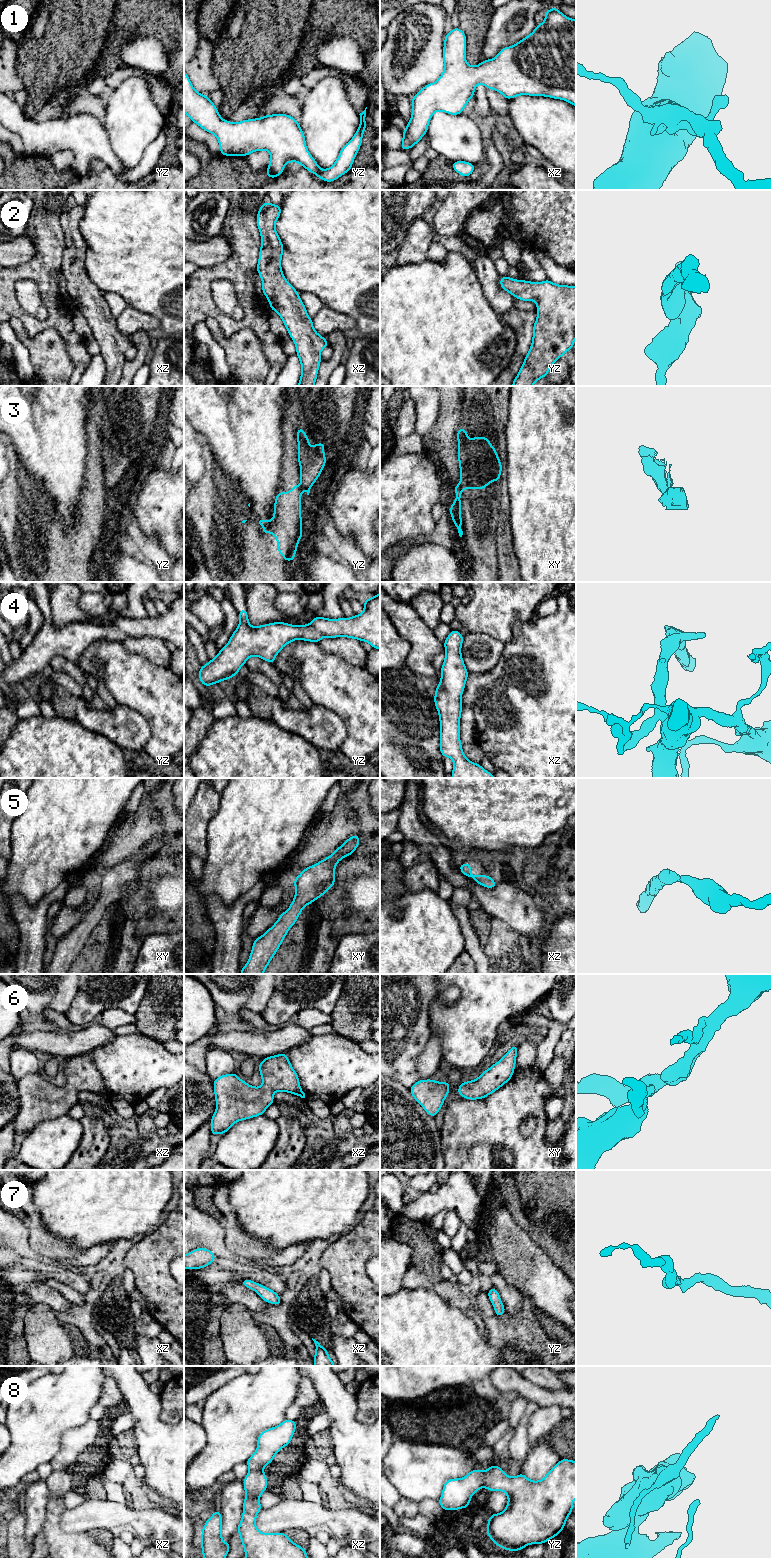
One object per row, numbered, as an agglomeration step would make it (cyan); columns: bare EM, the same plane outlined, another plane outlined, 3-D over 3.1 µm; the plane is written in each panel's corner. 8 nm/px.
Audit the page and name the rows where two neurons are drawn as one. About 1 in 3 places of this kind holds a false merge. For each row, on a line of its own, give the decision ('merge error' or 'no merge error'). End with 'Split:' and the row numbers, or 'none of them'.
1: no merge error
2: no merge error
3: merge error
4: no merge error
5: no merge error
6: no merge error
7: no merge error
8: merge error
Split: 3, 8

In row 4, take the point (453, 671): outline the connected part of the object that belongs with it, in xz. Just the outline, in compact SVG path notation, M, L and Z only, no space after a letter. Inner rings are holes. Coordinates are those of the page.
M452 630L444 641L445 660L440 683L435 690L435 707L440 720L440 752L453 760L452 778L495 778L480 764L469 761L460 742L461 697L469 675L462 655L464 637L460 631Z

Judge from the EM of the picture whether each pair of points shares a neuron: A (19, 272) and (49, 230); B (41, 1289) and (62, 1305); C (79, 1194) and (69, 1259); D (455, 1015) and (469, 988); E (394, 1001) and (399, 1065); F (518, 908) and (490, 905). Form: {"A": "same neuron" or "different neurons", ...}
{"A": "same neuron", "B": "same neuron", "C": "different neurons", "D": "same neuron", "E": "same neuron", "F": "same neuron"}

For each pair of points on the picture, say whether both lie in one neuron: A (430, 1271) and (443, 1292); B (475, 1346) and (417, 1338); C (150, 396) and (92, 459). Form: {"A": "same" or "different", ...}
{"A": "different", "B": "same", "C": "different"}

